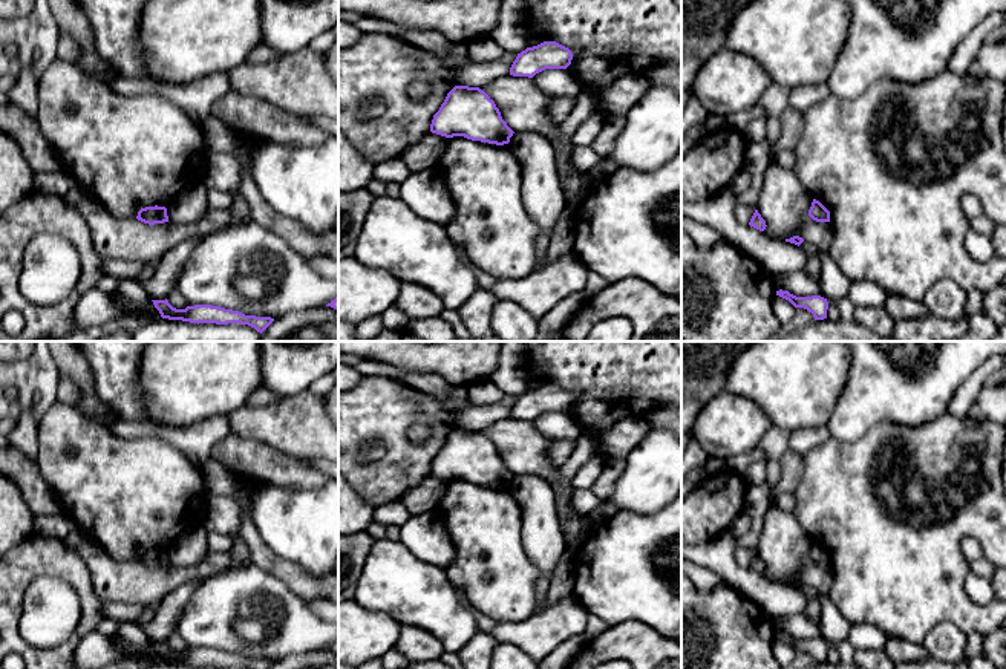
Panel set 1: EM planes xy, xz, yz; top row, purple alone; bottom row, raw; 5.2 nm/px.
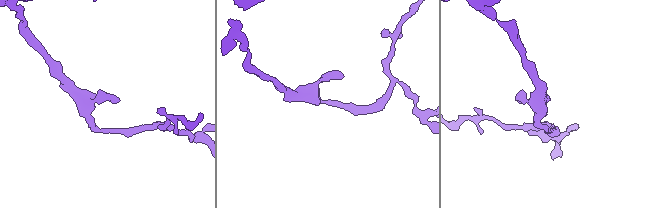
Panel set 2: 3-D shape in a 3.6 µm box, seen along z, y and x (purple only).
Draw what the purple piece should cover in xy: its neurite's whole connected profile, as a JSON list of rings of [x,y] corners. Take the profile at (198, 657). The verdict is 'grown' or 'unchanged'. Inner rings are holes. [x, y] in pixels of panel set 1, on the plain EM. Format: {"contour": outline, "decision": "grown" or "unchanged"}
{"contour": [[[152,643],[155,651],[159,654],[162,661],[168,663],[182,663],[190,666],[216,666],[216,667],[228,667],[239,666],[248,669],[269,669],[274,661],[271,660],[256,660],[245,658],[239,654],[225,652],[220,649],[211,648],[194,648],[187,649],[185,652],[173,651],[168,643]]], "decision": "unchanged"}

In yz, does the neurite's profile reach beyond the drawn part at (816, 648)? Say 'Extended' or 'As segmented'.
As segmented

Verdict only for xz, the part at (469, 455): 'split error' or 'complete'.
complete

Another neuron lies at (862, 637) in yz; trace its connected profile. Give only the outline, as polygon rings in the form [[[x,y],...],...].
[[[868,623],[850,625],[848,641],[854,651],[884,651],[888,635]]]

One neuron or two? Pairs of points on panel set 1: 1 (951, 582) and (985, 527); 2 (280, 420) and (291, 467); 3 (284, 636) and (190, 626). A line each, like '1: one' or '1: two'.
1: one
2: two
3: one

